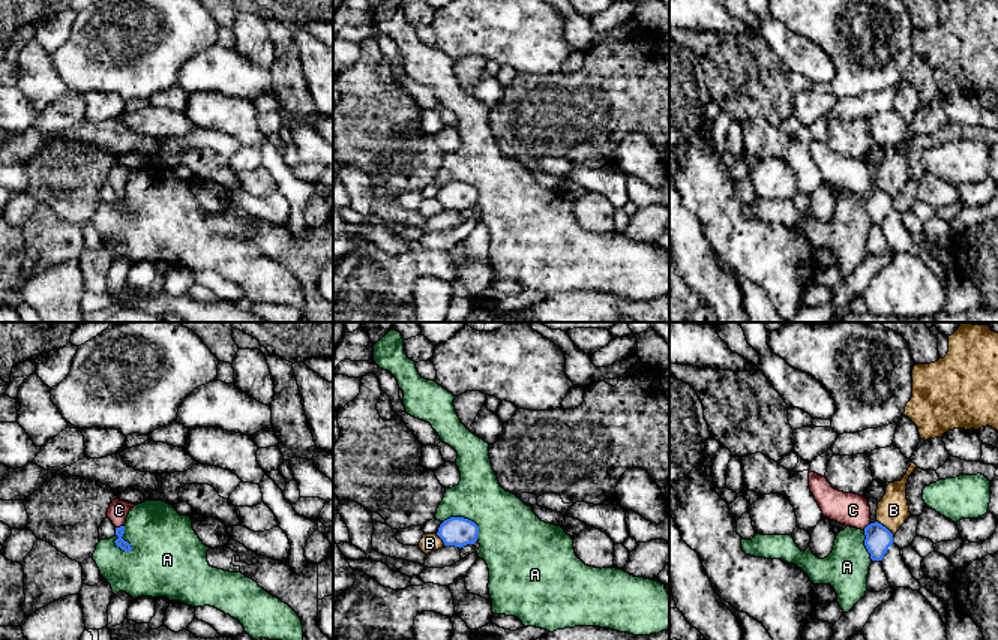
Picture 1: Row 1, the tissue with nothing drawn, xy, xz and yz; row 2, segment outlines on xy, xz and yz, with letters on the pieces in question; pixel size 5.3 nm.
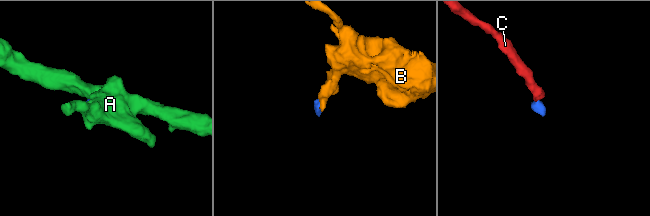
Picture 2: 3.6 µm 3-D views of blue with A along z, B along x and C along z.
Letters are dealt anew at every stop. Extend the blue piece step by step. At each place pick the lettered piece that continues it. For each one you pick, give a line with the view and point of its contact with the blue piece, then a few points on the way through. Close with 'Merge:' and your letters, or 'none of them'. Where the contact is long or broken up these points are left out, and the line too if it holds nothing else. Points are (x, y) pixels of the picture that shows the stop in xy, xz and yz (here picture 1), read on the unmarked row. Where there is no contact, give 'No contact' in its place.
C: Touches blue at xy (120, 191). Path across: xy (120, 207), (120, 191), (119, 174)
Merge: C

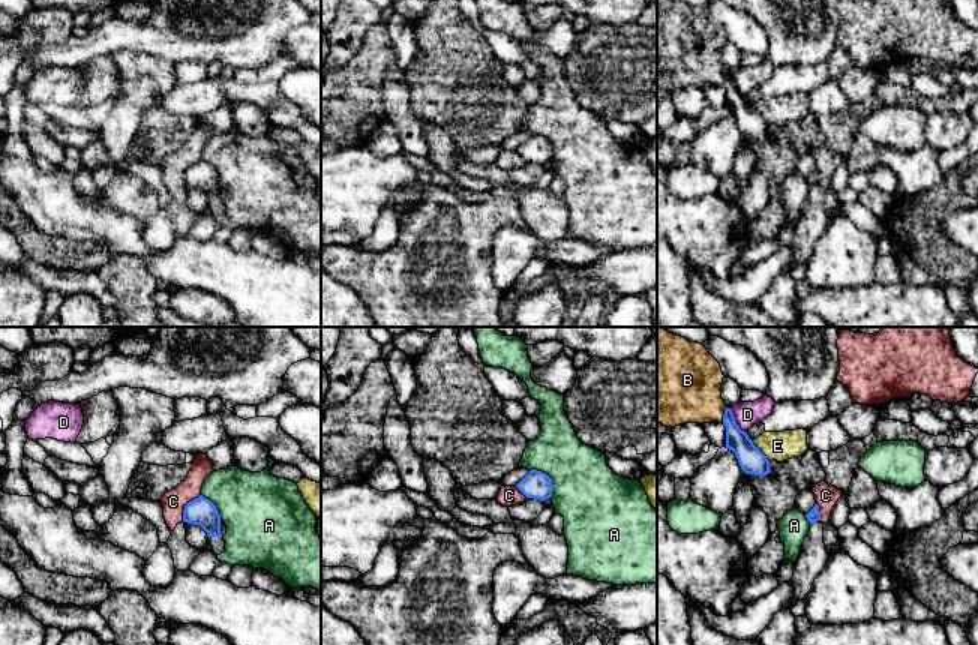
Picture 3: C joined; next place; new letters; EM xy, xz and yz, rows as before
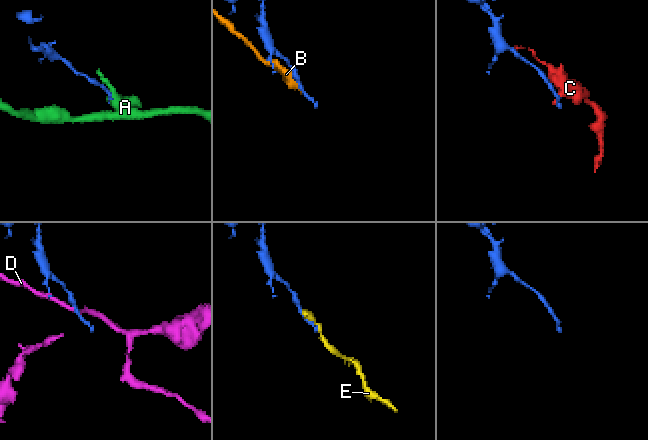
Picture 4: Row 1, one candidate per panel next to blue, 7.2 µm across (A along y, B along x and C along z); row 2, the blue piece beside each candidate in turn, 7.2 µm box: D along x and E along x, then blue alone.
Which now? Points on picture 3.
Merge: none of them

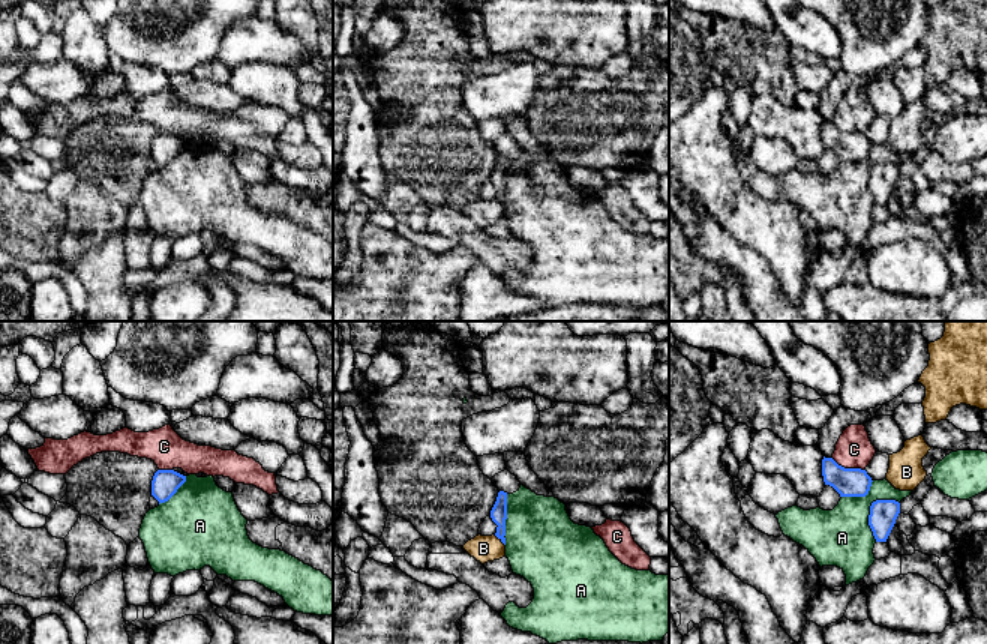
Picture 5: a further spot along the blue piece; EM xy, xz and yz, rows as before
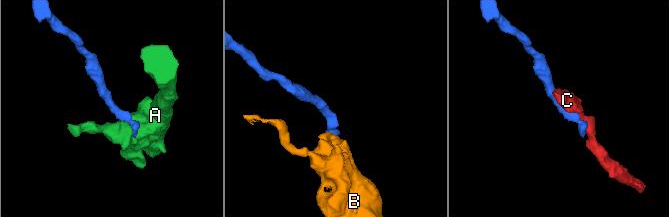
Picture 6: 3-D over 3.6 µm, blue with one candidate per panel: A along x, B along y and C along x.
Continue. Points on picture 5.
Merge: none of them

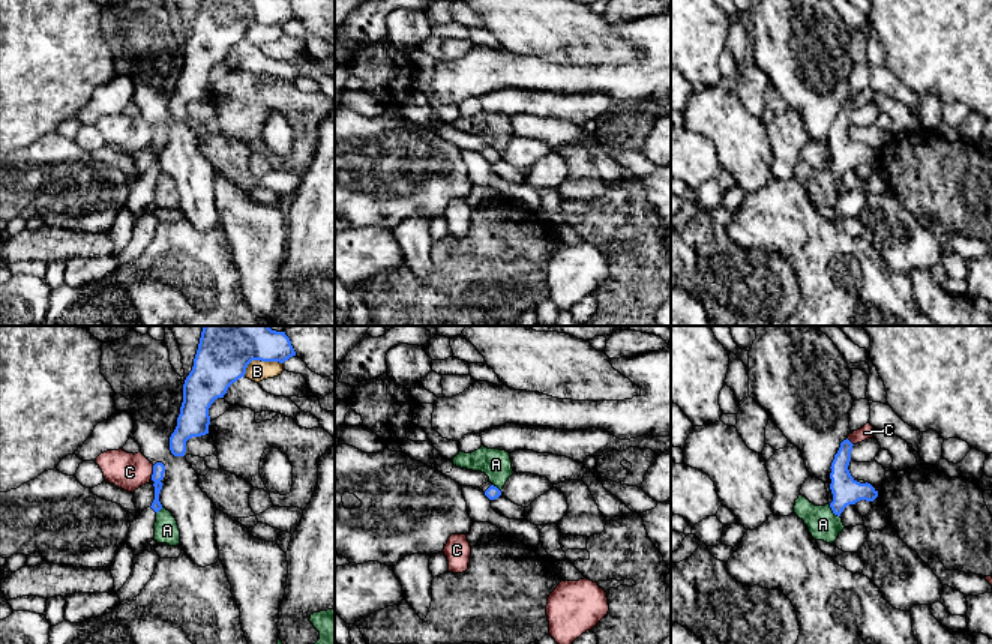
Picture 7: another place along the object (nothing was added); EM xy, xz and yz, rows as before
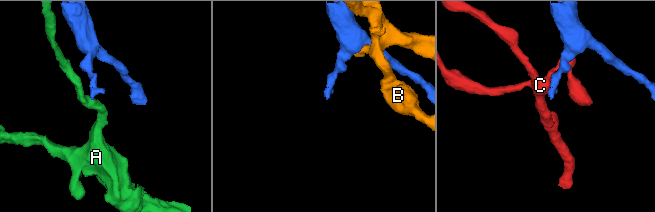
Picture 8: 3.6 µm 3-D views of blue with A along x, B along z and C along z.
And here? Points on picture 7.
Merge: none of them

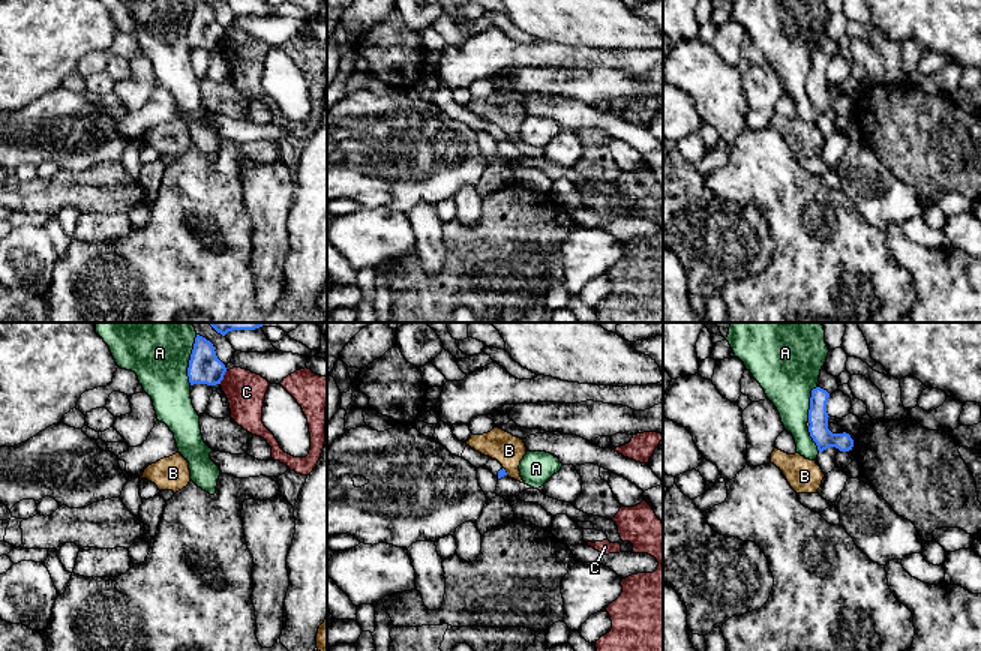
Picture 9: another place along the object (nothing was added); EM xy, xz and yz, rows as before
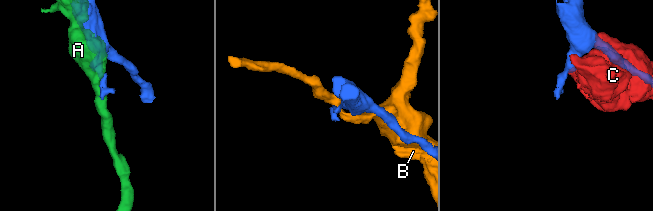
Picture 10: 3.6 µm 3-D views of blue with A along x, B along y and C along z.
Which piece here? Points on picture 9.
Merge: none of them

